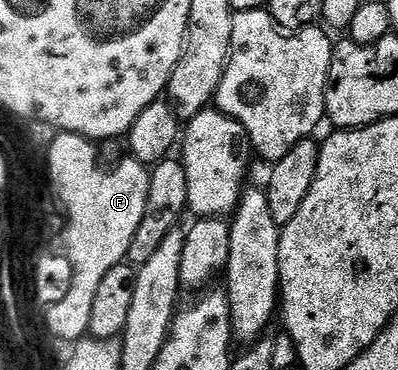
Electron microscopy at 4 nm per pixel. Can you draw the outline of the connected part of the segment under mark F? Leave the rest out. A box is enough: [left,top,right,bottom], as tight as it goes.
[46,132,150,342]

